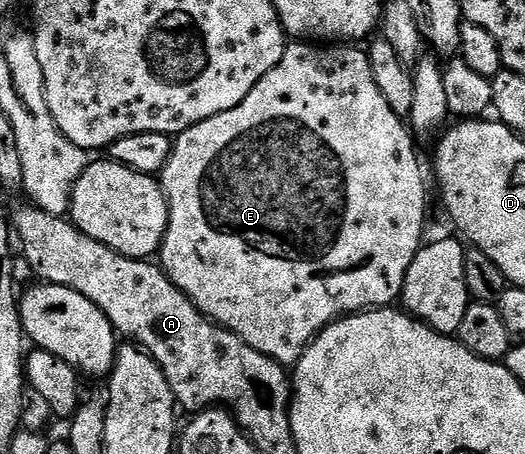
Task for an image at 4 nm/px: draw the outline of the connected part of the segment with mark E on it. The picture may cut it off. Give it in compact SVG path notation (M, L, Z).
M317 43L290 44L286 48L280 63L271 71L267 71L267 75L263 75L263 79L259 79L259 83L255 83L255 87L249 92L247 99L243 99L243 103L239 103L239 107L231 107L231 111L223 111L211 119L203 119L203 123L193 125L187 131L176 134L173 143L173 154L169 156L169 161L165 165L164 171L159 175L161 188L165 190L165 196L169 199L169 226L165 232L165 241L159 250L159 264L166 275L175 283L175 287L182 289L196 303L197 310L205 314L209 320L217 322L225 329L230 329L233 333L237 333L251 347L255 347L255 351L275 359L280 365L286 367L296 366L297 361L304 355L305 348L308 347L309 342L322 329L326 329L328 325L332 325L335 321L340 321L342 317L365 310L392 306L400 298L401 288L407 279L407 267L411 267L415 255L421 249L423 244L421 236L425 233L425 177L421 174L421 161L417 158L416 147L418 148L415 144L415 138L407 128L406 122L402 118L397 117L395 111L391 111L391 107L387 107L387 99L383 99L383 94L379 92L379 87L375 87L369 54L364 48L350 47L345 43L337 43L332 47L322 47Z

